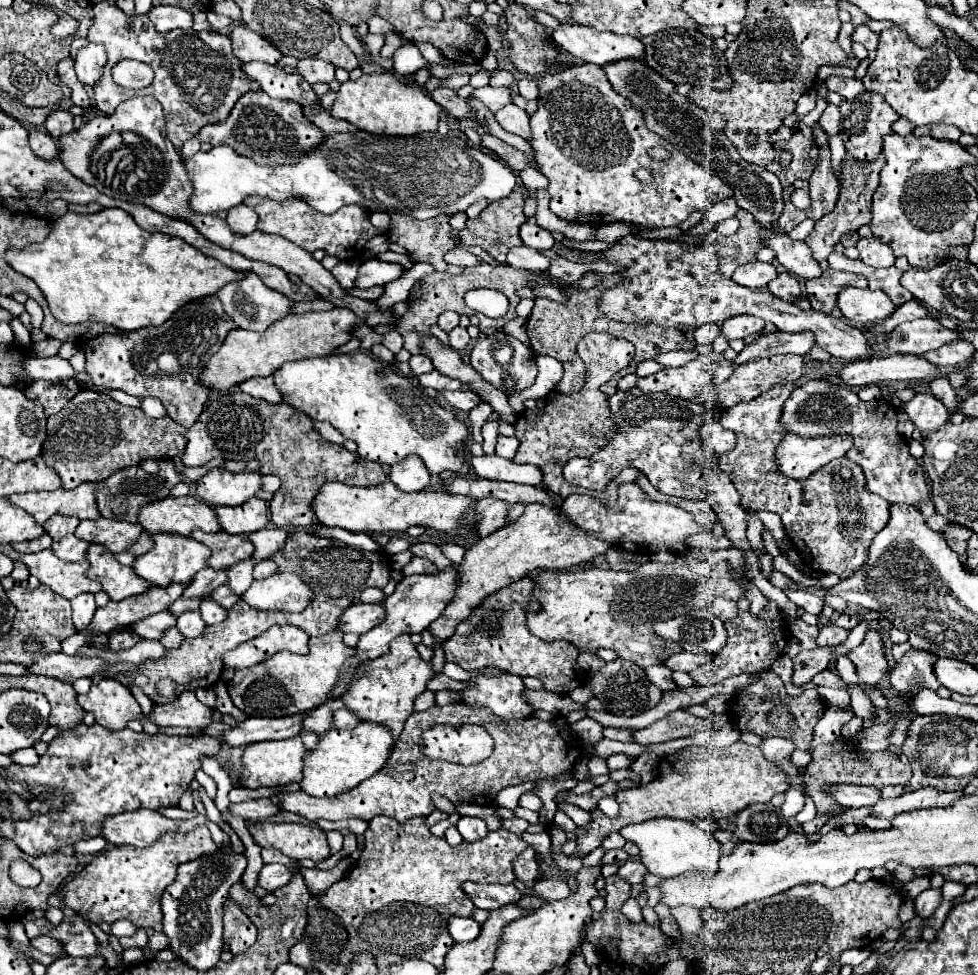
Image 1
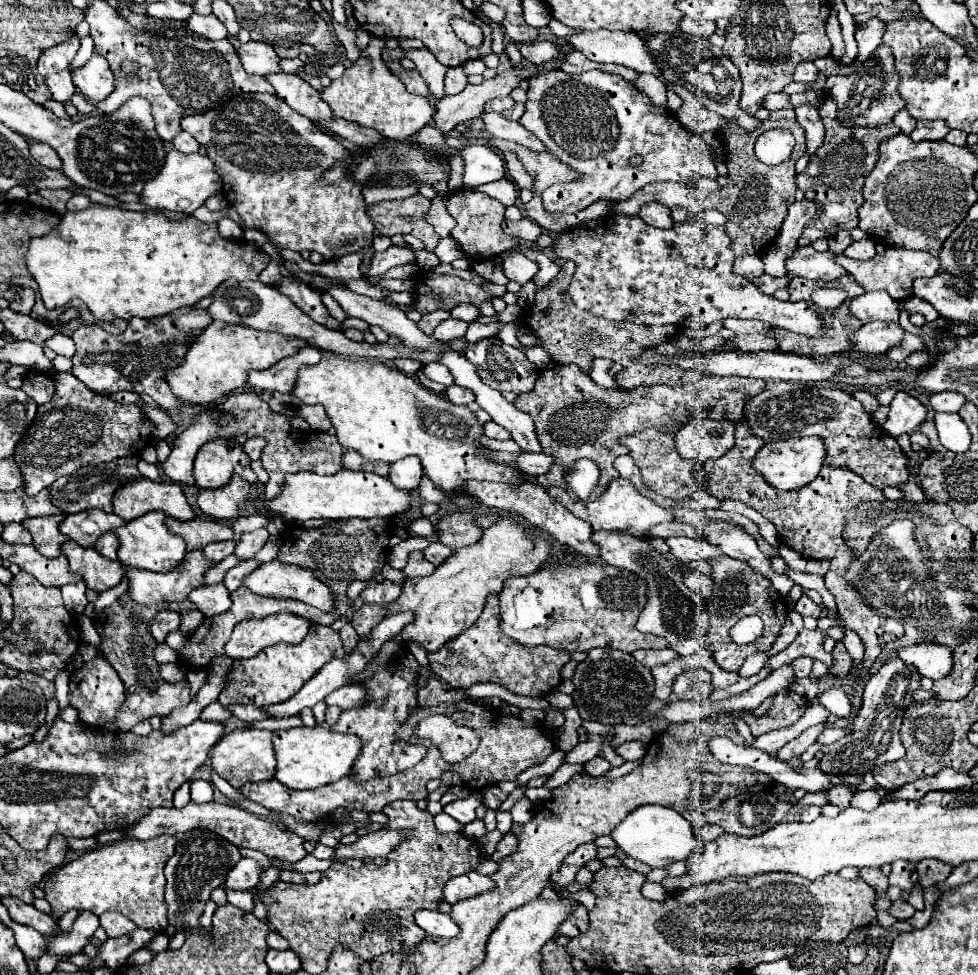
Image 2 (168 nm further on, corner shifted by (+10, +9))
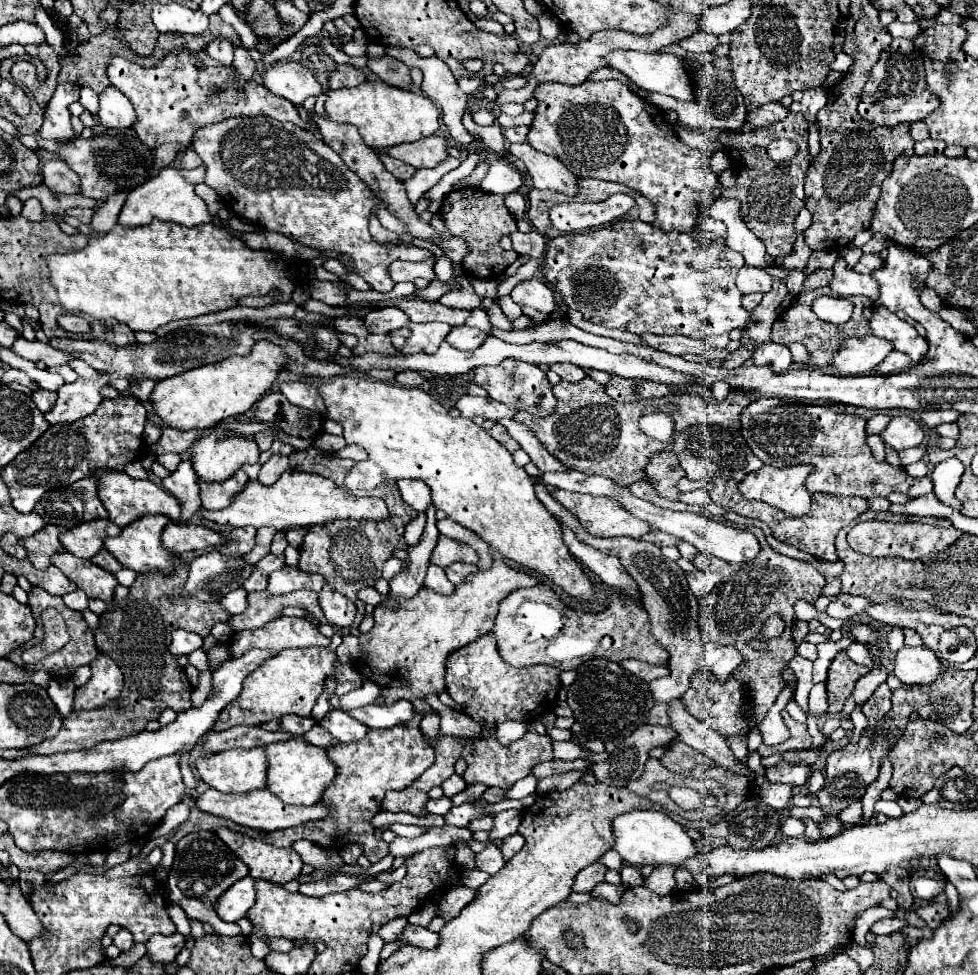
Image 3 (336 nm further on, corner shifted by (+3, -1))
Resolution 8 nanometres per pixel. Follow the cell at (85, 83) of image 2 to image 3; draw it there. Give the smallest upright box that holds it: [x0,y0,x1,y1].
[99,86,135,128]

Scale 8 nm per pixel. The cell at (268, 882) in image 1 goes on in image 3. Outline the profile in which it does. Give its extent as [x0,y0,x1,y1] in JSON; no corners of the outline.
[215,876,255,922]

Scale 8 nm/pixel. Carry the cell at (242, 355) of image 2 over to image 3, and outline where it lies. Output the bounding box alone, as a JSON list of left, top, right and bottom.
[151,340,287,430]

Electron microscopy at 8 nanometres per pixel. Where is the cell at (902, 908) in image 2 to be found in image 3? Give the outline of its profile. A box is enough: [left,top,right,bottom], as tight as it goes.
[871,918,905,936]

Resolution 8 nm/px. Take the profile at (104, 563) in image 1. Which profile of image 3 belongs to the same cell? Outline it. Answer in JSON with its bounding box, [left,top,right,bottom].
[51,552,117,602]

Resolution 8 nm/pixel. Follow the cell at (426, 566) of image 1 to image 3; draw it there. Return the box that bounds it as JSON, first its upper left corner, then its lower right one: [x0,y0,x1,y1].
[425,566,455,596]

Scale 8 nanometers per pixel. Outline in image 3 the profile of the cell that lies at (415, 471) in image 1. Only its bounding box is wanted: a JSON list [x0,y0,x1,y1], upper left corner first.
[397,480,431,512]

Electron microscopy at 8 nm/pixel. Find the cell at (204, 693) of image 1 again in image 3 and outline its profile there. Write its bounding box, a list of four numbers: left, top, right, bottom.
[319,710,369,742]

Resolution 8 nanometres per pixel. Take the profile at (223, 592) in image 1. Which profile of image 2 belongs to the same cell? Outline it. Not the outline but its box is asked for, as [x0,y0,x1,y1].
[224,560,258,592]

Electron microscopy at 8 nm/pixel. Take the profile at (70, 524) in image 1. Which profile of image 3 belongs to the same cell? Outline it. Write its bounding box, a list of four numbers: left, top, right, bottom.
[19,526,63,570]

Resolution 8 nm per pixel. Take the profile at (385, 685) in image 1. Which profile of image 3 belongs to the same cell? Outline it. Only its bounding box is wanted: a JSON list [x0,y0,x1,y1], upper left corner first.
[259,722,435,864]

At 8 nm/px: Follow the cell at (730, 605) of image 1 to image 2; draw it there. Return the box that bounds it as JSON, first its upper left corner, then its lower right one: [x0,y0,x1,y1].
[684,572,714,600]

